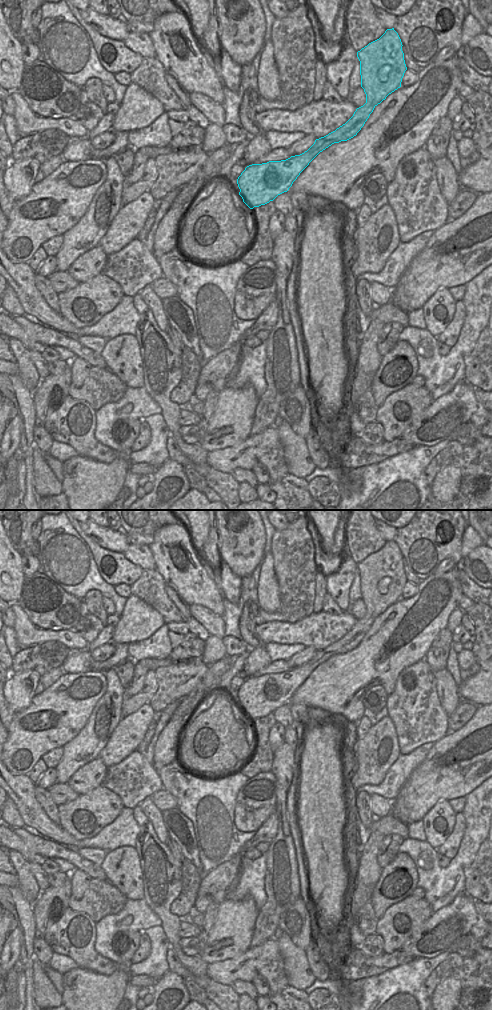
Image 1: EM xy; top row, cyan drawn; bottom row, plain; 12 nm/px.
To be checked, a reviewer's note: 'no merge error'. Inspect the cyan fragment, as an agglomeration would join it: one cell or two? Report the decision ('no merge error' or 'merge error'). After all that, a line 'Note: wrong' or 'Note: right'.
no merge error
Note: right

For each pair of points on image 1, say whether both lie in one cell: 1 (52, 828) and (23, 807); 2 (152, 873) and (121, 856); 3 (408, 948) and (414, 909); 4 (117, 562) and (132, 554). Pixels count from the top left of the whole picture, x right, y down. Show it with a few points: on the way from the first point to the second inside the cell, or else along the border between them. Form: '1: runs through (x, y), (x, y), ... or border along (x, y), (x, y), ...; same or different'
1: runs through (45, 827), (30, 812); same
2: border along (134, 847), (139, 858), (144, 890); different
3: border along (426, 919), (399, 949); different
4: border along (122, 553), (127, 559), (142, 569); different

